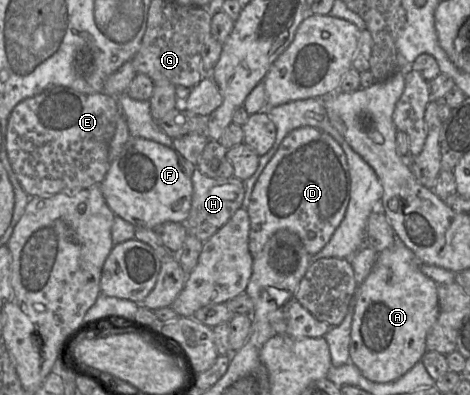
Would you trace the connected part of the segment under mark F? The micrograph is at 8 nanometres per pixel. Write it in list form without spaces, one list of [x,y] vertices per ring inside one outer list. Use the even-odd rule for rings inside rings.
[[[131,137],[121,153],[111,161],[100,187],[107,205],[116,216],[135,227],[155,229],[168,221],[185,223],[187,220],[192,202],[194,169],[195,166],[178,154],[175,149],[145,138]]]

